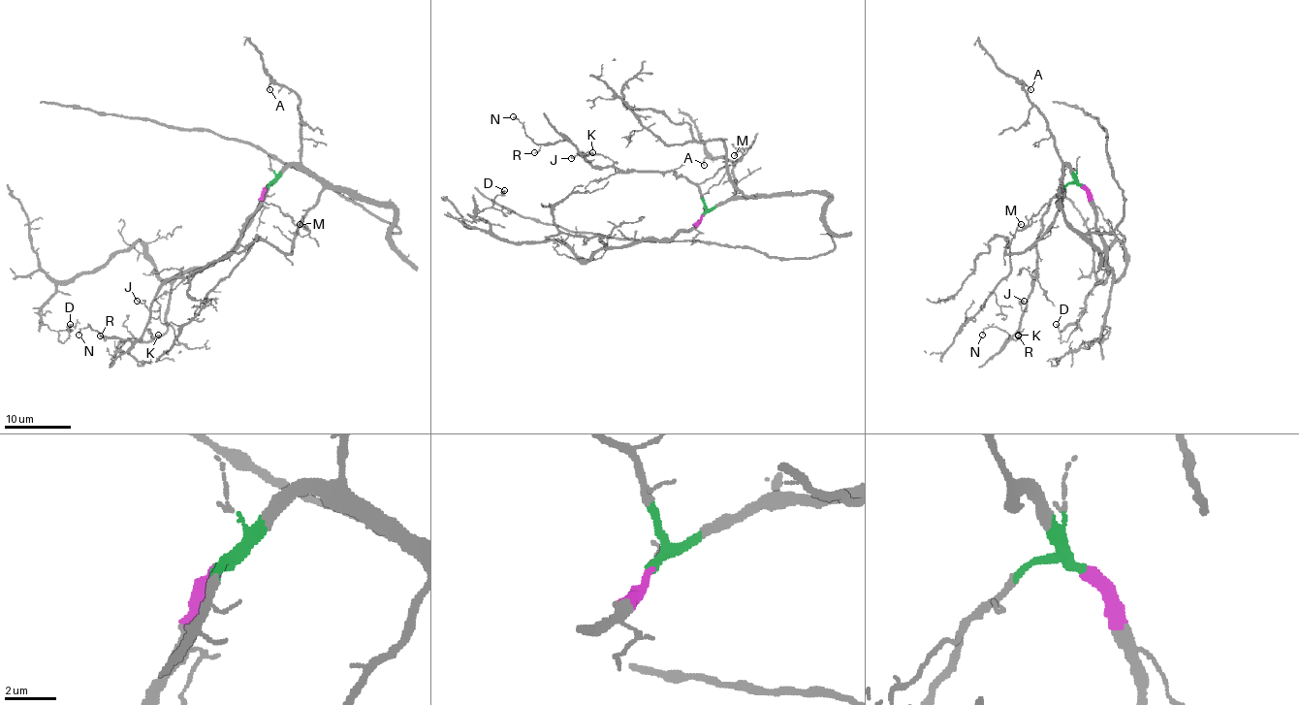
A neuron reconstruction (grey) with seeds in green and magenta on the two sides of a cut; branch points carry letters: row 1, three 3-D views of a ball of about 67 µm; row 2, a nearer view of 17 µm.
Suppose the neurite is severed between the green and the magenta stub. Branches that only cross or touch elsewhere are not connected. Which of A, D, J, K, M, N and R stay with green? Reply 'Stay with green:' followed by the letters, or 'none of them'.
Stay with green: A, J, K, M, N, R

